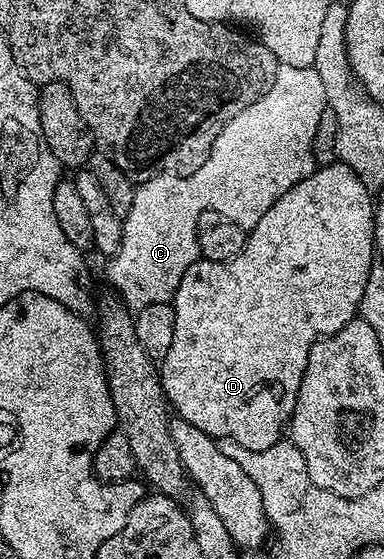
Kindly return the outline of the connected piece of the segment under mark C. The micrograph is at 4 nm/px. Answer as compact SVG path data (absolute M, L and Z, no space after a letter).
M280 65L277 79L273 79L273 87L257 99L257 103L249 103L245 111L240 111L221 127L221 135L215 140L213 164L202 165L196 173L176 175L159 173L148 181L135 185L133 207L129 207L129 215L123 218L123 238L117 252L110 254L107 265L107 277L111 280L110 288L114 290L120 301L132 311L138 311L149 304L174 302L175 292L189 267L200 260L197 243L197 219L201 211L212 209L227 213L243 229L254 229L255 224L301 179L315 172L315 156L313 155L313 135L317 131L317 122L321 119L321 111L327 108L325 87L314 67L289 67Z

